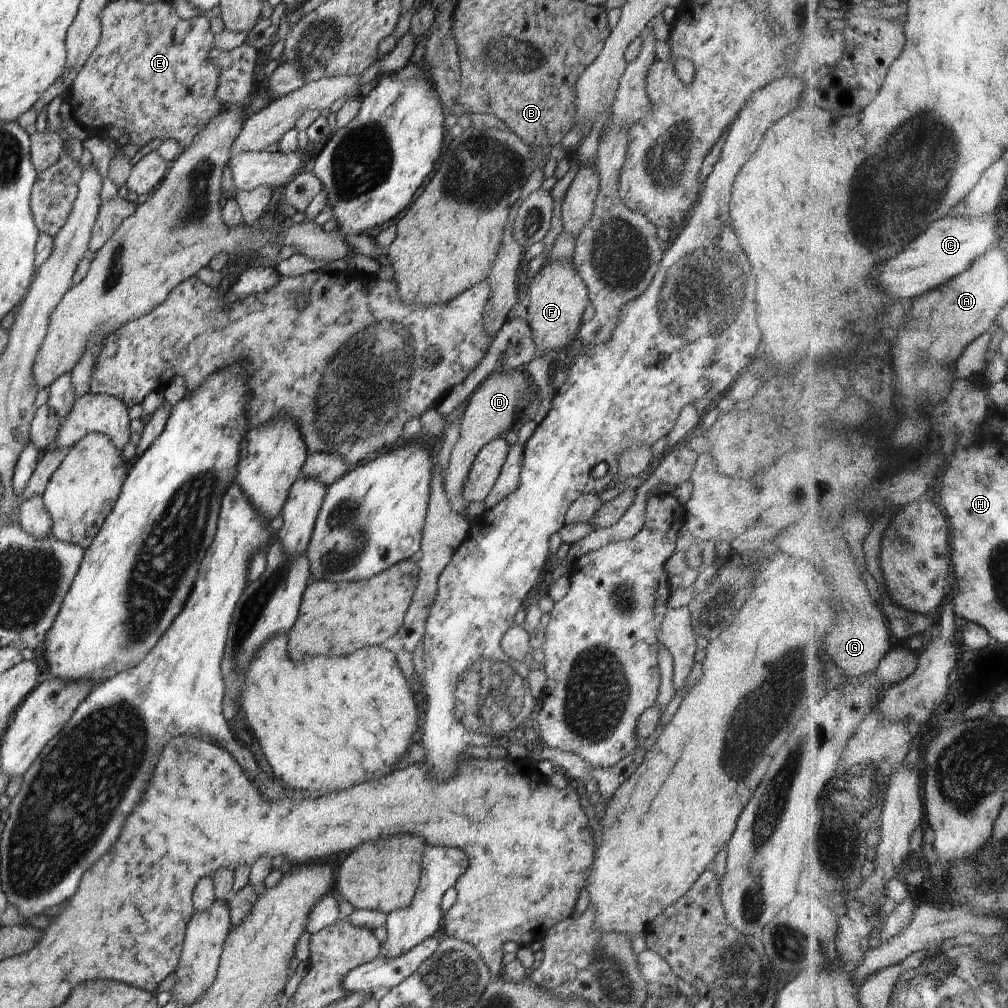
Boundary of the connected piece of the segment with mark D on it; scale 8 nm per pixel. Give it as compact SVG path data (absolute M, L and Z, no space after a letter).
M512 369L506 372L493 373L490 378L486 377L486 380L480 383L480 386L465 403L463 420L459 428L459 438L452 449L443 483L451 507L468 522L471 522L472 517L465 516L468 503L461 496L461 492L472 463L478 451L484 448L487 442L494 440L496 437L504 436L505 432L517 426L522 406L527 403L526 400L532 388L526 382L526 375L523 371Z

